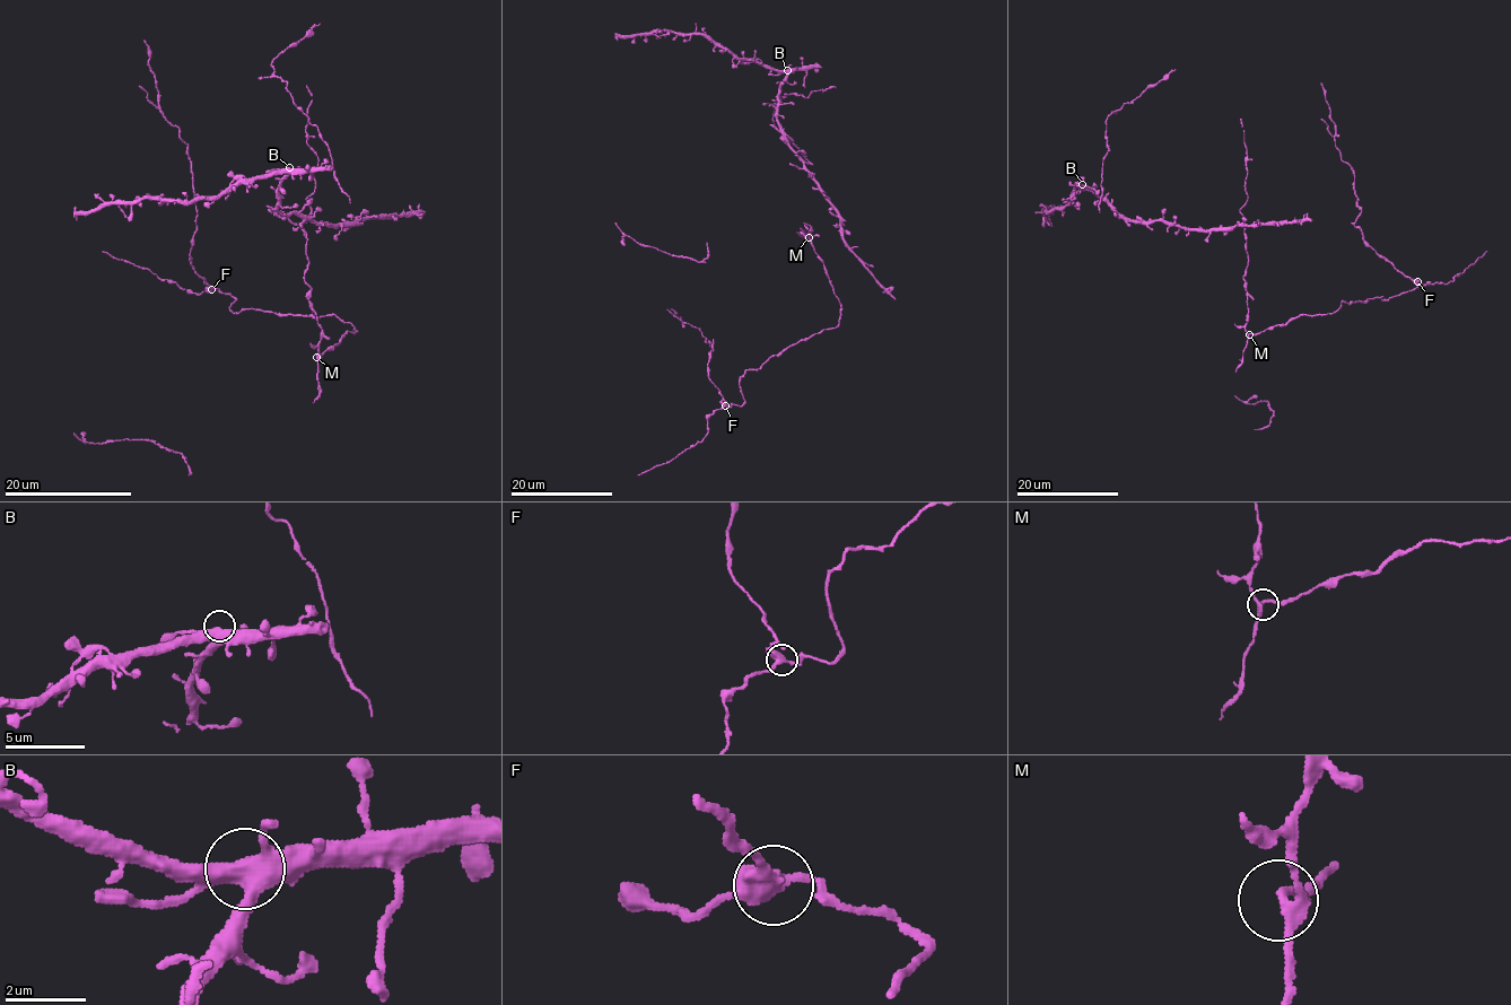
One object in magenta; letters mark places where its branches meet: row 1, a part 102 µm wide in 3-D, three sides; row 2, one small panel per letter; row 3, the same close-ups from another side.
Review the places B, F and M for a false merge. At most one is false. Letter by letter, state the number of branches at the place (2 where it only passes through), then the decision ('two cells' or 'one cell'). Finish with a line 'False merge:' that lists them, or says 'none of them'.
B: 3 branches meet; one cell
F: 3 branches meet; two cells
M: 3 branches meet; one cell
False merge: F

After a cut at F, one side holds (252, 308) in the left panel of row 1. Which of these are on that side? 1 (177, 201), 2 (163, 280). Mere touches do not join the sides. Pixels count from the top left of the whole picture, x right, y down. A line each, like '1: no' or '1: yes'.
1: yes
2: yes

